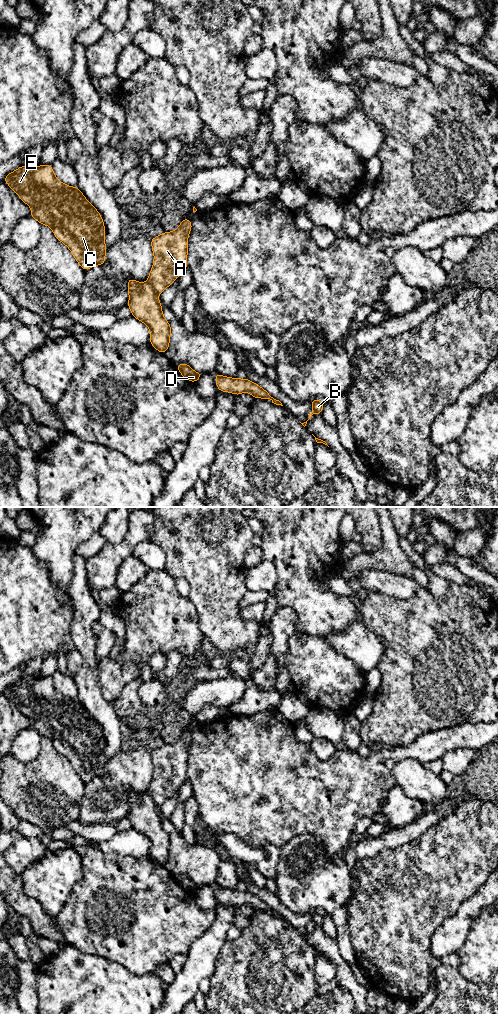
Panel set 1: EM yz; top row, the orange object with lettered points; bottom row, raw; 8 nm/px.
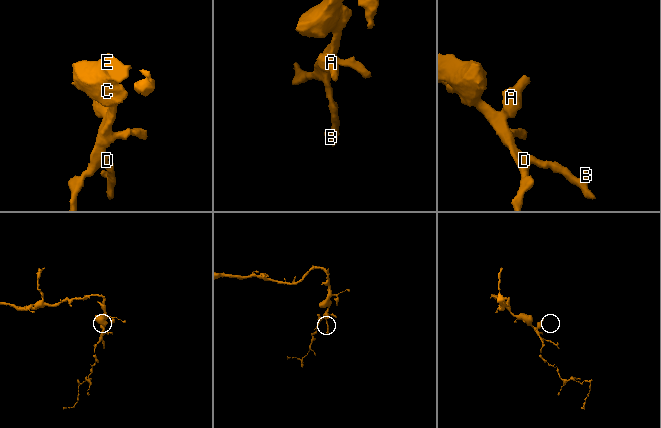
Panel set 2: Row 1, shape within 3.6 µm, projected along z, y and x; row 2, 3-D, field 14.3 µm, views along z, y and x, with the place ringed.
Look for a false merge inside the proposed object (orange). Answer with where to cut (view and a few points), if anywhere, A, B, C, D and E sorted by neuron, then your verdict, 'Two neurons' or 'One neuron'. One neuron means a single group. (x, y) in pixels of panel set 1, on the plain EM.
Split along yz (147, 794), (157, 806). Groups: A / B C D E. Two neurons

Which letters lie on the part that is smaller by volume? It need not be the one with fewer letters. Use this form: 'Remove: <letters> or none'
Remove: A

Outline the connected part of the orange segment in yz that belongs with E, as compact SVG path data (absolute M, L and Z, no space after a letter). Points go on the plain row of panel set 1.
M25 676L7 686L4 692L32 721L30 728L52 741L55 749L70 761L83 782L105 775L107 759L104 755L105 739L102 728L77 698L70 699L55 689L52 677L40 676L29 681Z

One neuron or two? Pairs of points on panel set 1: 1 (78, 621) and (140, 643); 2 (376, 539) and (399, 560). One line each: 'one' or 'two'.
1: two
2: two

